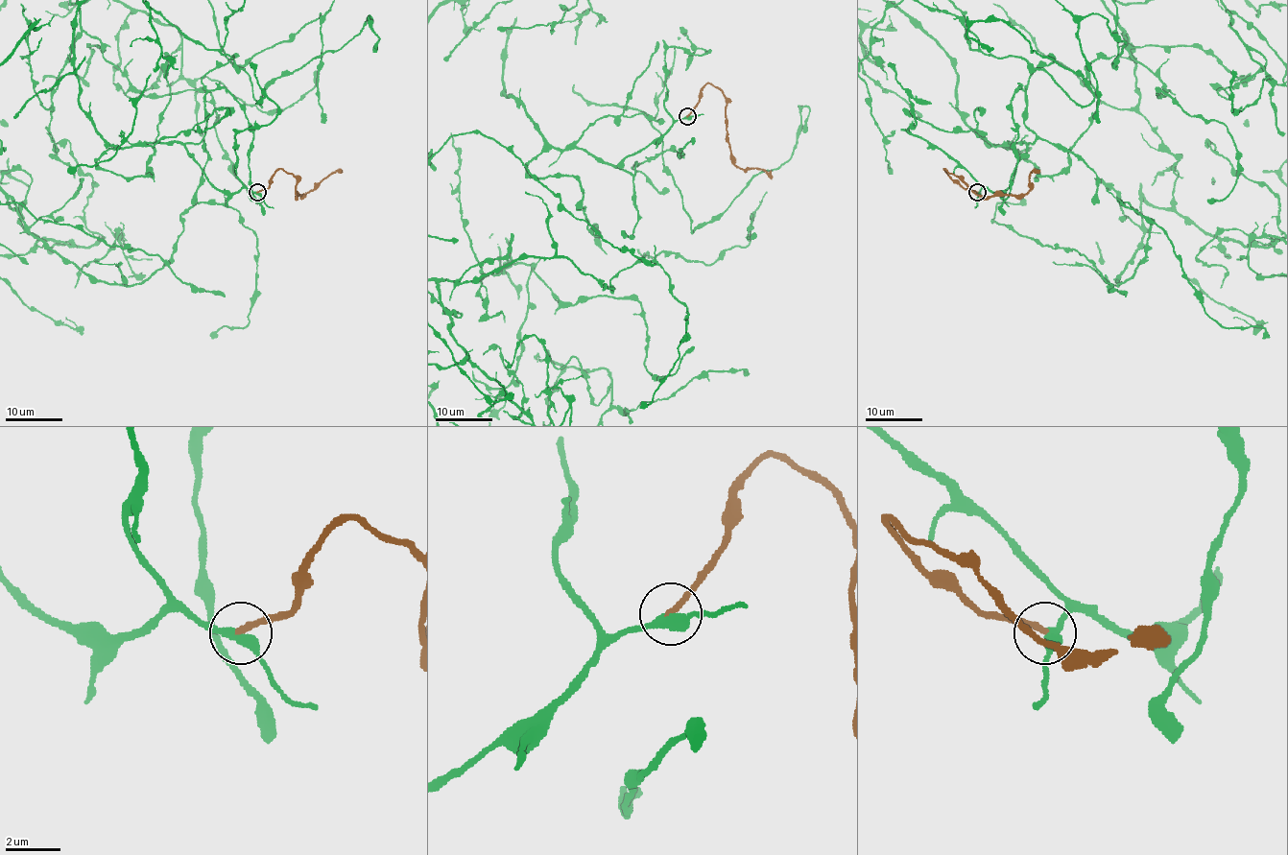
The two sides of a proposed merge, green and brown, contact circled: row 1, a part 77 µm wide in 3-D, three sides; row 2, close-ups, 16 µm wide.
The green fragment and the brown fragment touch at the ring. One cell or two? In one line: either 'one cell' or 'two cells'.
one cell

